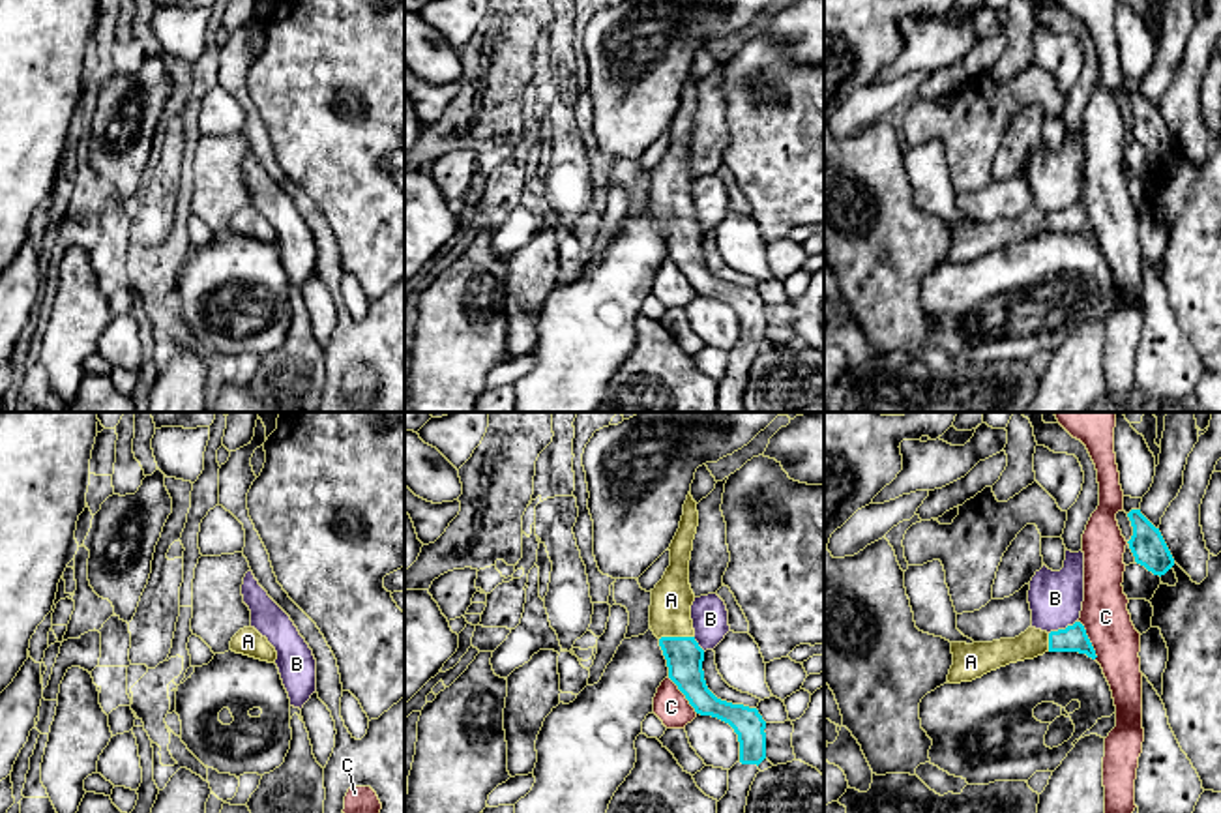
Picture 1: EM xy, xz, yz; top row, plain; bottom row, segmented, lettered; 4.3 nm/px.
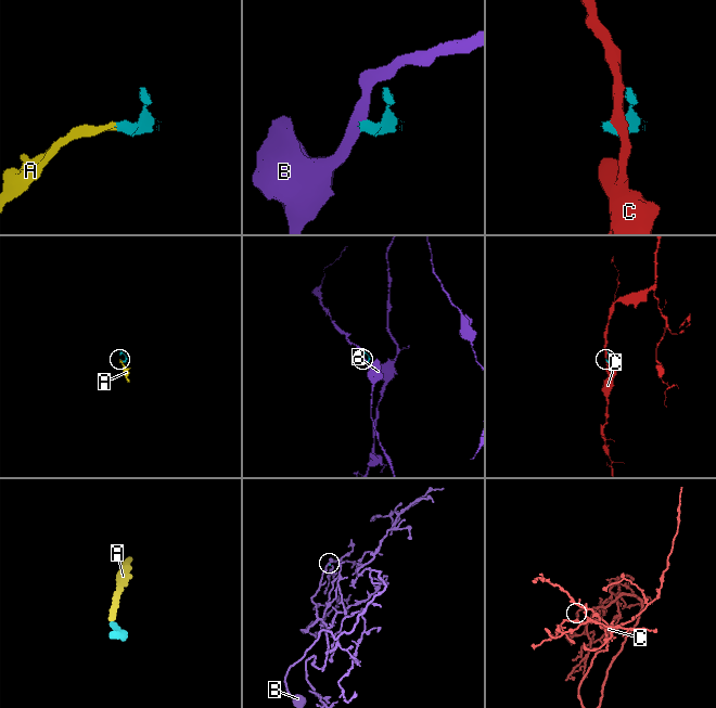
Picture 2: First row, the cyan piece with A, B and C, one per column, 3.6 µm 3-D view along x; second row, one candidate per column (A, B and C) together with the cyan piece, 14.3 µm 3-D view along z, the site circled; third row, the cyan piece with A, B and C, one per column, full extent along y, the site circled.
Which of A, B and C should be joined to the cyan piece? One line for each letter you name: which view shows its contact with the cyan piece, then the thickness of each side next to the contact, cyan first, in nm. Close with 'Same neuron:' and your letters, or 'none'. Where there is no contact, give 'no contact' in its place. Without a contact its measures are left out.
A: contact in xz; calibres 160 and 180 nm
Same neuron: A

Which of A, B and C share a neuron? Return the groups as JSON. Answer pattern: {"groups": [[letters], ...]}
{"groups": [["A"], ["B"], ["C"]]}

